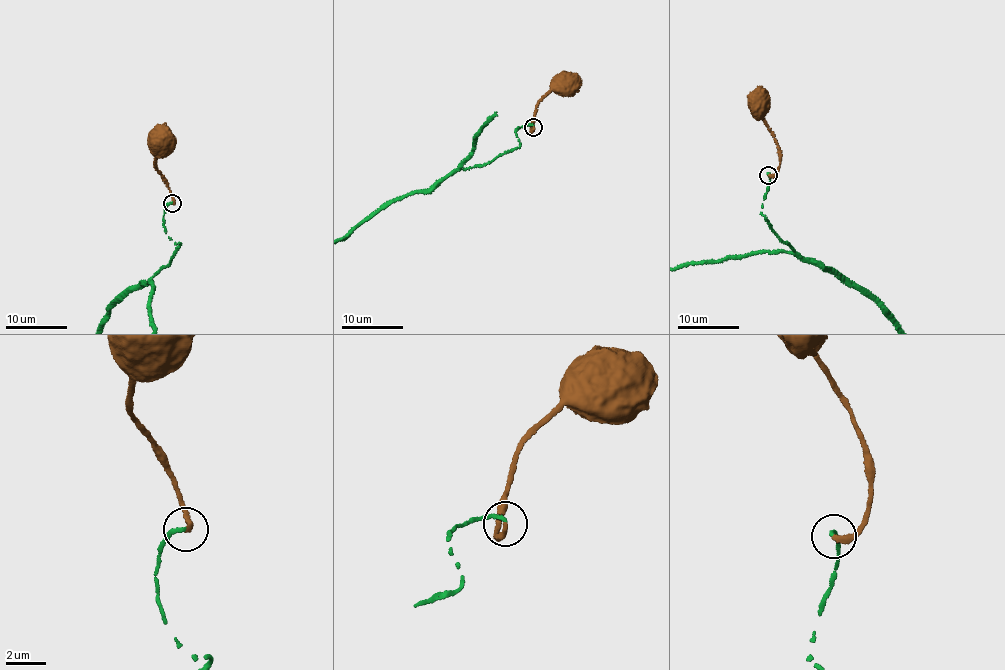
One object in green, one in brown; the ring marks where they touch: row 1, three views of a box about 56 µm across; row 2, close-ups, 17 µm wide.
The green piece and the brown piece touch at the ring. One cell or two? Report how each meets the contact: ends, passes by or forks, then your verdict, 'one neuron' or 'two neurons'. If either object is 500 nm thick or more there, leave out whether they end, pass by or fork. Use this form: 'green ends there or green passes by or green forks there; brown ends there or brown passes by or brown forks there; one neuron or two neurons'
green ends there; brown ends there; one neuron

